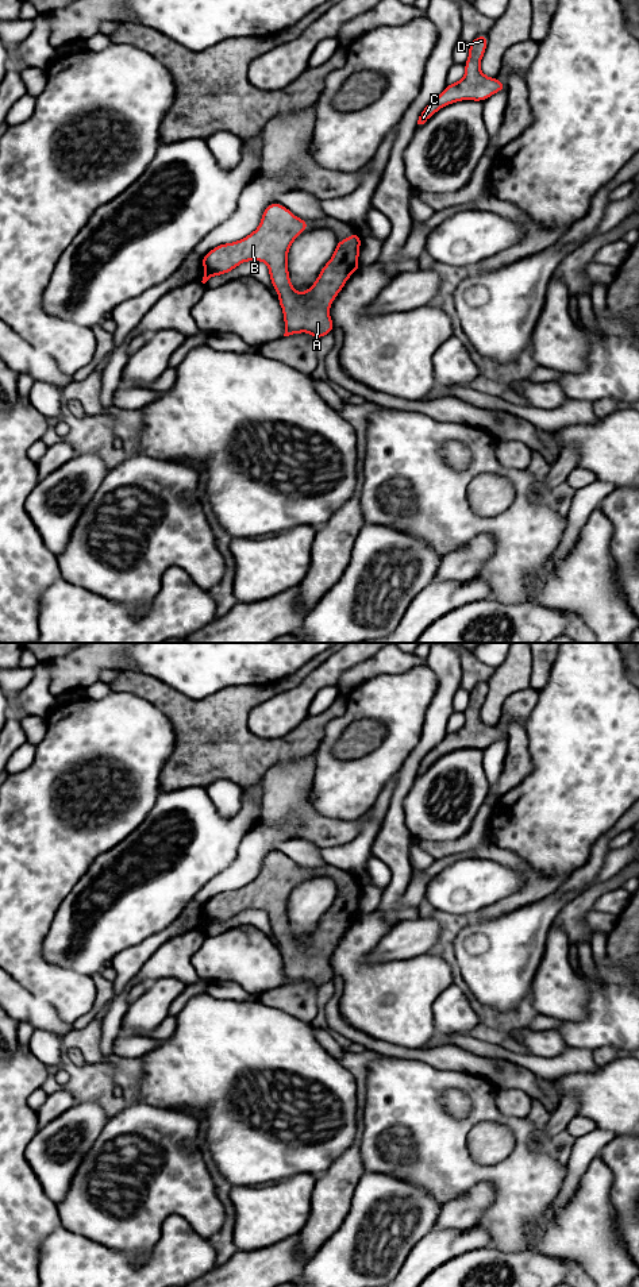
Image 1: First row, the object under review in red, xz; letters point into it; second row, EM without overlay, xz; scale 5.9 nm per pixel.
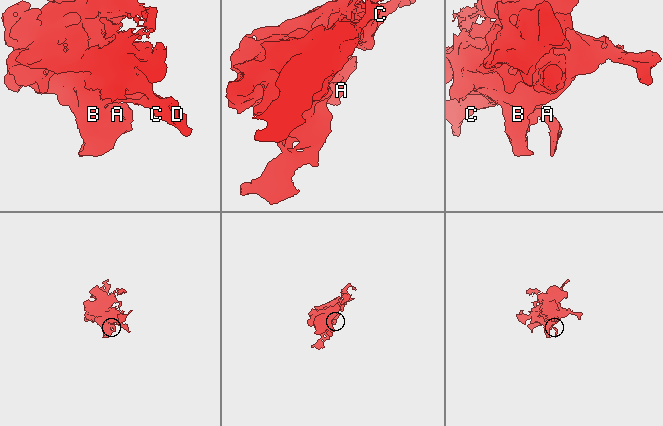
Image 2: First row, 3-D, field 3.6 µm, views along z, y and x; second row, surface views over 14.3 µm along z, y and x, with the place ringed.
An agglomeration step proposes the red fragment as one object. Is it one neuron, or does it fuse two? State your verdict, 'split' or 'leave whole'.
leave whole

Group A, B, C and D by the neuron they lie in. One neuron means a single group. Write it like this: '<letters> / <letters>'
A B C D

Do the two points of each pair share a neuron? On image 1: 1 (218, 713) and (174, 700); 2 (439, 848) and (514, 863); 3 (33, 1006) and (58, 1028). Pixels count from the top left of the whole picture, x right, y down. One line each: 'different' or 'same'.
1: same
2: same
3: same

